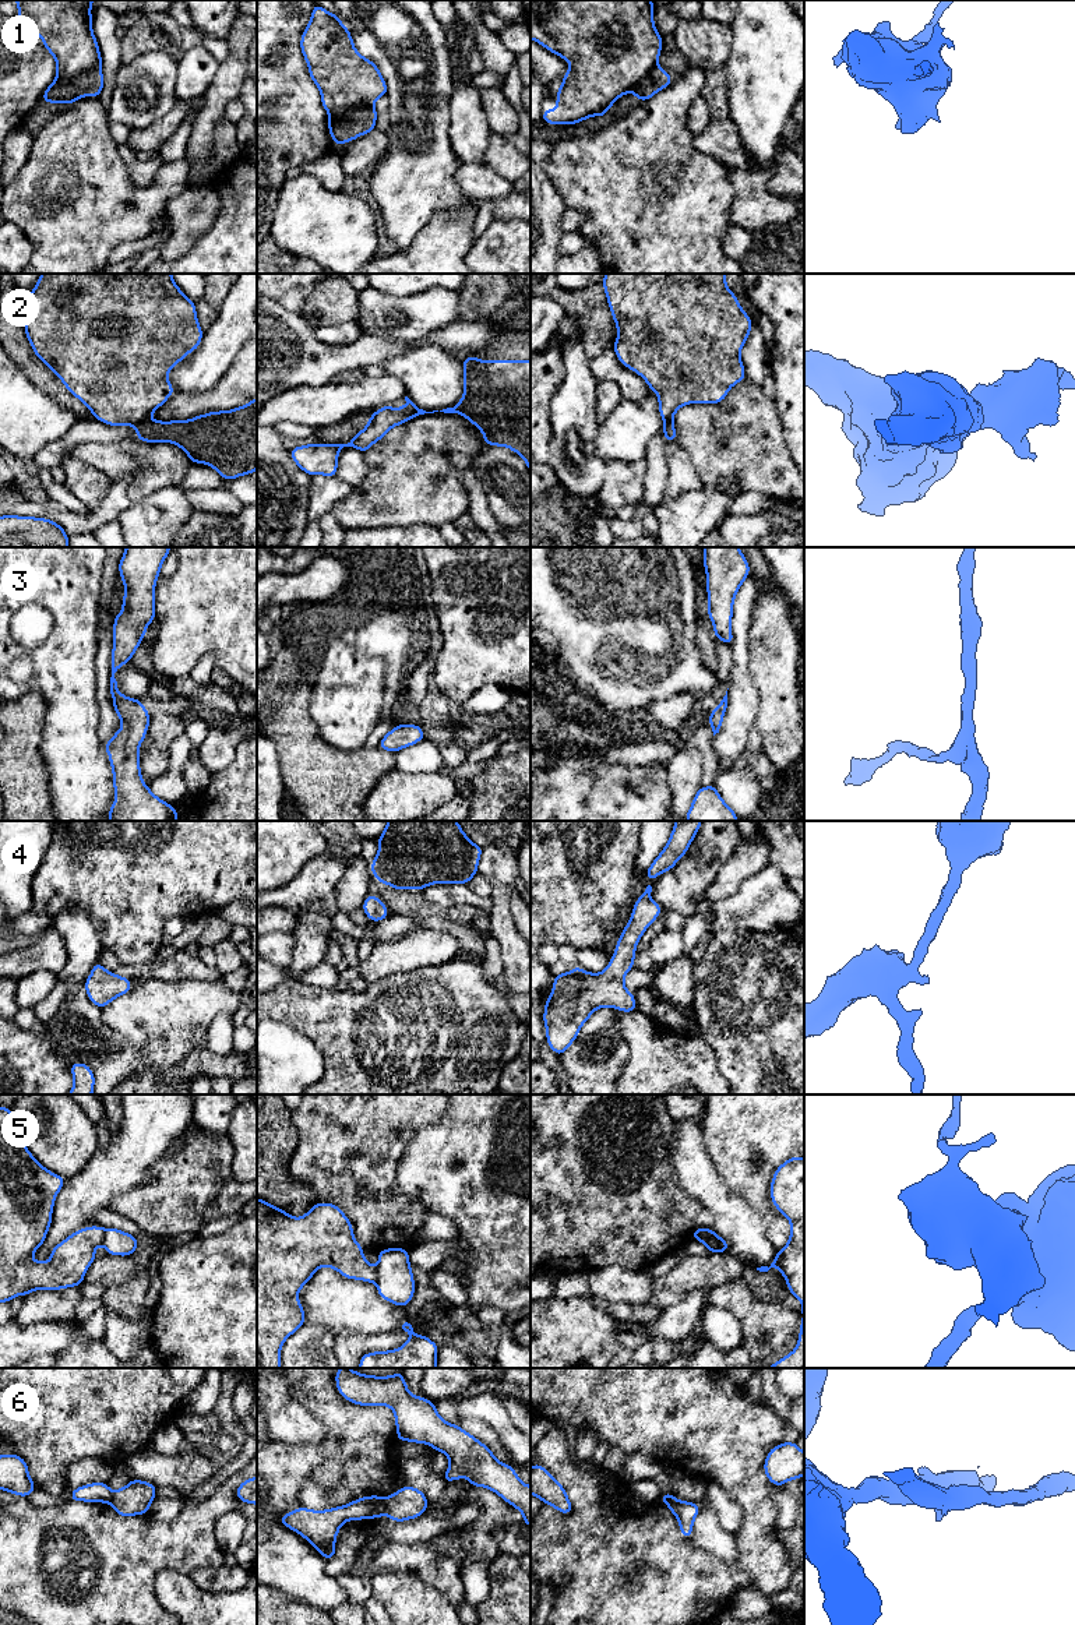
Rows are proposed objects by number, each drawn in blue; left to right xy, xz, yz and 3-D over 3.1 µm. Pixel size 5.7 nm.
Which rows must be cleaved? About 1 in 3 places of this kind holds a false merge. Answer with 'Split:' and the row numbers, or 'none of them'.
Split: 1, 2, 5, 6

